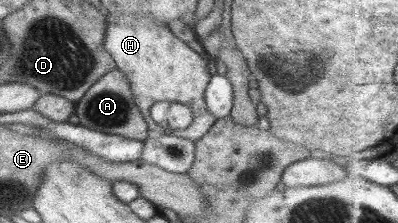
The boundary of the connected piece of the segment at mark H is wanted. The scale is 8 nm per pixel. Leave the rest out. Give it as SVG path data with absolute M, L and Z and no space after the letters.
M119 16L108 20L103 48L114 61L116 69L126 75L124 78L130 85L134 105L138 107L148 129L157 134L168 131L156 124L149 114L152 104L160 101L180 102L190 108L192 122L174 132L178 137L197 141L214 124L217 118L206 110L204 104L204 90L211 76L206 67L207 61L202 54L196 54L192 48L176 39L162 21L147 20L141 16Z

